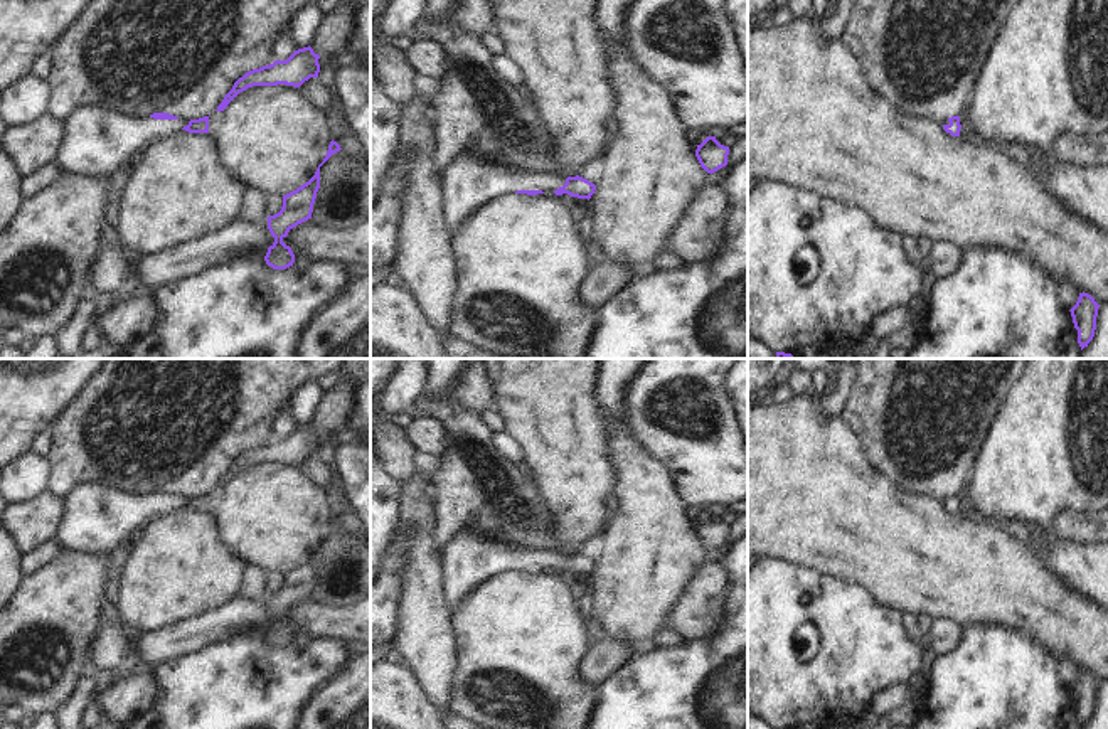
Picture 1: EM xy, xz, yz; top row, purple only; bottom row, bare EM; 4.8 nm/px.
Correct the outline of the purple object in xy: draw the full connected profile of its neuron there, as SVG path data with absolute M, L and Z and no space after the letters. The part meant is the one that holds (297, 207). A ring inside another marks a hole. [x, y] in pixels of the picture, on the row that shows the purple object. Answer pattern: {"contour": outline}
{"contour": "M330 141L328 152L323 162L318 165L315 175L298 187L296 190L283 195L283 207L278 214L266 217L268 229L274 237L274 242L268 247L264 261L273 269L286 269L293 266L295 254L290 246L283 242L288 232L298 224L312 219L313 204L317 199L317 192L320 189L320 167L337 152L340 152L340 145L337 141Z"}

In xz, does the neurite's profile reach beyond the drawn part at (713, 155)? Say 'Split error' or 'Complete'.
Complete.

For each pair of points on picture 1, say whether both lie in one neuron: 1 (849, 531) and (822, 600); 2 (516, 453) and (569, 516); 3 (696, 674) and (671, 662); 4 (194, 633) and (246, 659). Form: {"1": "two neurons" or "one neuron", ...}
{"1": "two neurons", "2": "two neurons", "3": "one neuron", "4": "two neurons"}

